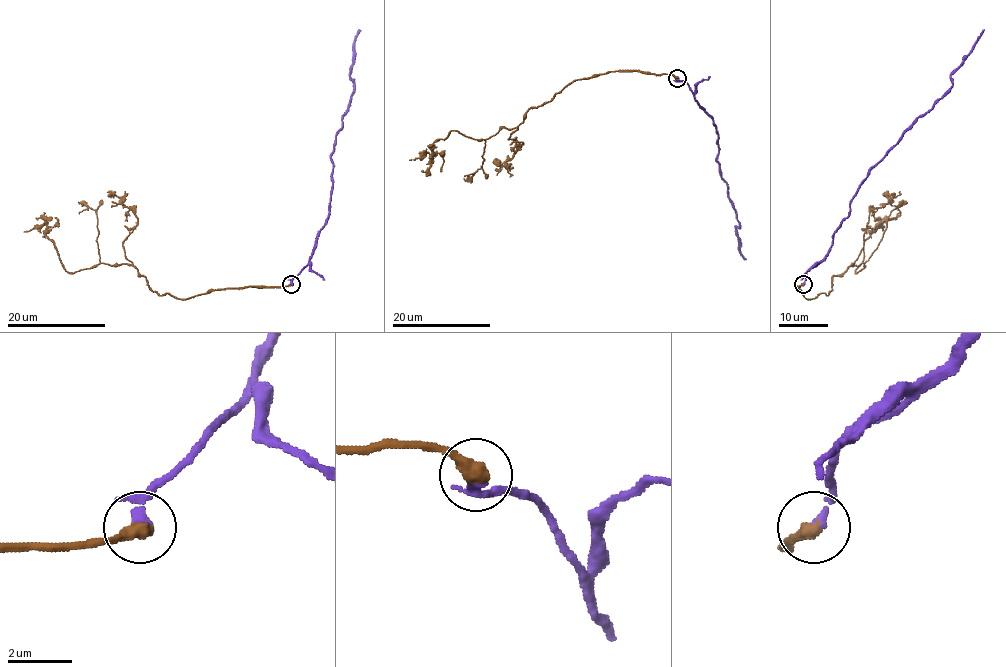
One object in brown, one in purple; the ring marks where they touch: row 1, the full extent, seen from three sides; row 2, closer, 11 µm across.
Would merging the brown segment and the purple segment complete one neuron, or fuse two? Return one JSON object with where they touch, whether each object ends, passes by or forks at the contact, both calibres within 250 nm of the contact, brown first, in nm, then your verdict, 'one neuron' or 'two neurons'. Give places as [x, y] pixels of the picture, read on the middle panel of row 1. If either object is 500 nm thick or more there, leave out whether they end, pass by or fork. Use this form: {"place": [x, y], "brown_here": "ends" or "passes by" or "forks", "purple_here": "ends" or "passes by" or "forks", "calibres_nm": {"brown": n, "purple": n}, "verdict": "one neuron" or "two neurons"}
{"place": [677, 78], "calibres_nm": {"brown": 500, "purple": 200}, "verdict": "one neuron"}

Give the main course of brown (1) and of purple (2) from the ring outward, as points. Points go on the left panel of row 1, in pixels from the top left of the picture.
1: (292, 283), (227, 287), (175, 298), (158, 294), (127, 264), (97, 264), (68, 272), (40, 215)
2: (292, 283), (309, 261), (316, 234), (328, 215), (331, 153), (351, 102), (353, 41), (360, 30)

